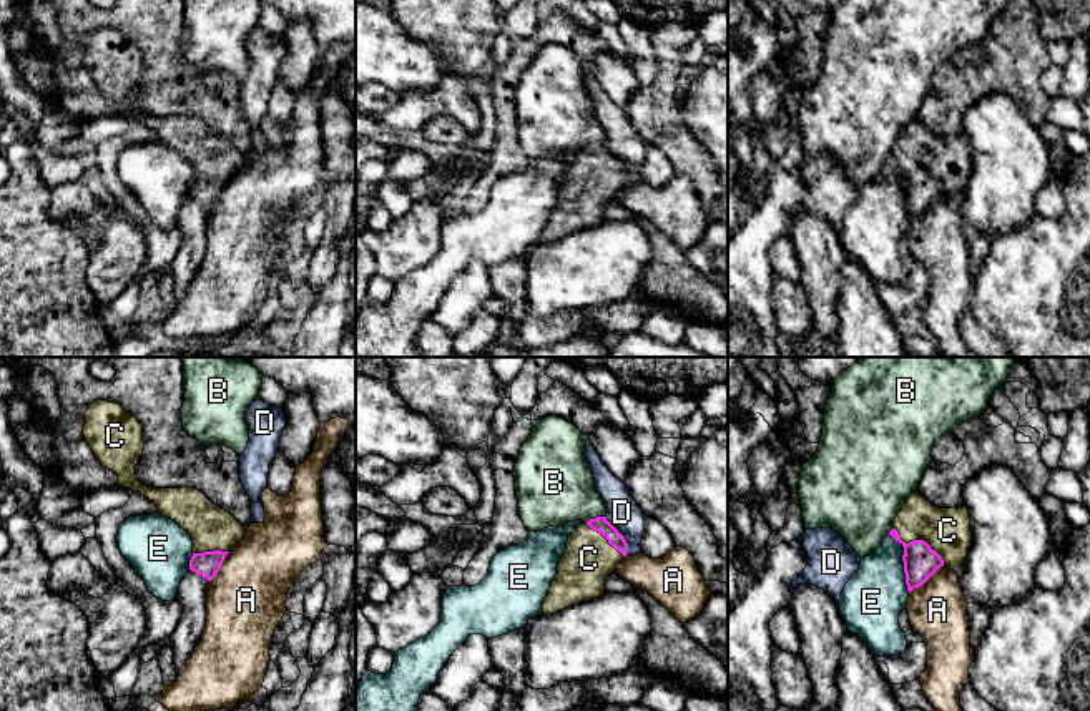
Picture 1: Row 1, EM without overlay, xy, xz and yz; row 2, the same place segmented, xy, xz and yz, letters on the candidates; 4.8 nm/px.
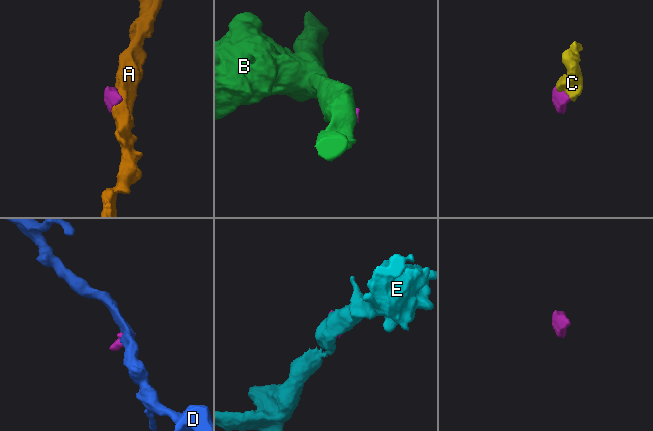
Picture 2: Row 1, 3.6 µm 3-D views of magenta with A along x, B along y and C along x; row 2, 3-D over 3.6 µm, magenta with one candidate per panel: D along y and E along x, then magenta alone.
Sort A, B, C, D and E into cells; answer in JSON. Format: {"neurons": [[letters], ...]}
{"neurons": [["A"], ["B"], ["C"], ["D"], ["E"]]}

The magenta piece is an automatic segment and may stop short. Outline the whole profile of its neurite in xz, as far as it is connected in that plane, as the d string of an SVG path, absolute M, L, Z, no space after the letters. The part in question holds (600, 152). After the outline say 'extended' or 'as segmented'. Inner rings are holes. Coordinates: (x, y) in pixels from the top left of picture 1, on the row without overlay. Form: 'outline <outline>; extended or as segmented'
outline M590 146L578 153L558 188L557 203L542 231L545 243L553 243L572 233L598 226L605 221L605 208L626 184L625 164L606 148Z; extended

